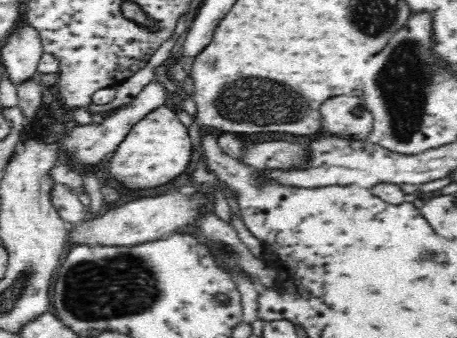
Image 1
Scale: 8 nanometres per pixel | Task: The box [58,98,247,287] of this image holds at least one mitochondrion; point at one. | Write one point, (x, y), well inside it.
(229, 254)

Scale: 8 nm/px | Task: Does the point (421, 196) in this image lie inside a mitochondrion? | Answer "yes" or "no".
no

